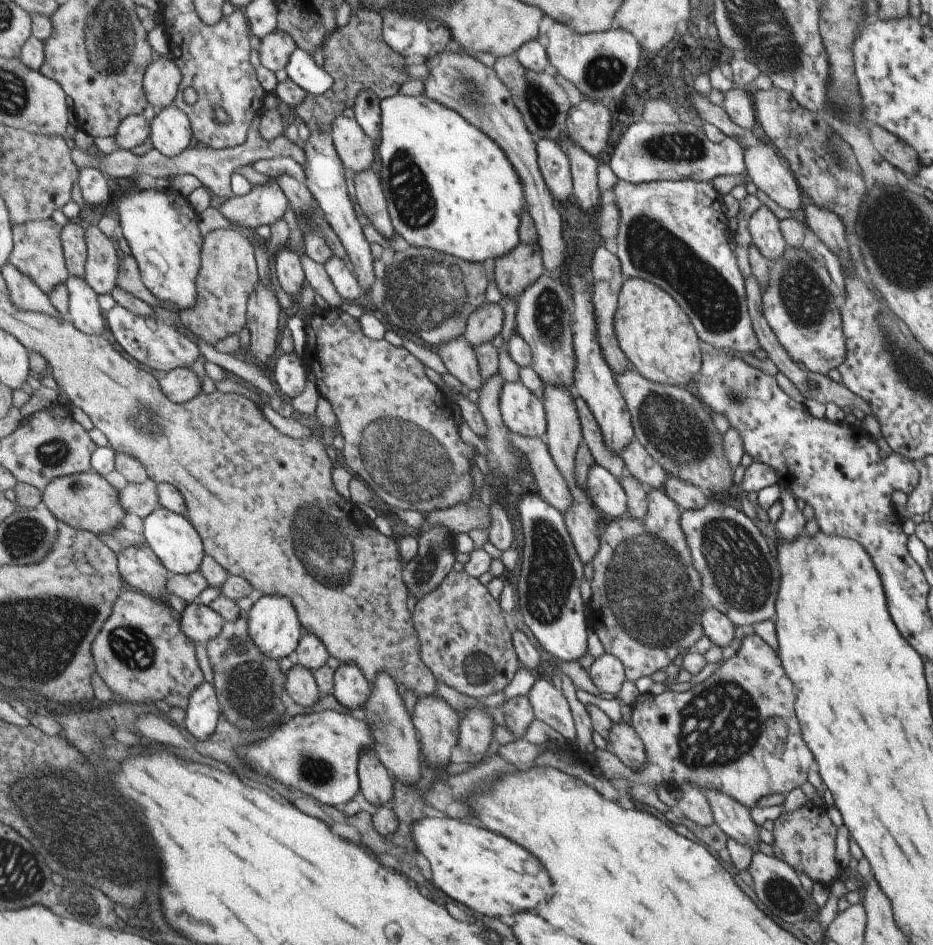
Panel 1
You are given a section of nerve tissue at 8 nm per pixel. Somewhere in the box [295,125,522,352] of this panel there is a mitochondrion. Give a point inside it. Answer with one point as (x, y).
(427, 292)

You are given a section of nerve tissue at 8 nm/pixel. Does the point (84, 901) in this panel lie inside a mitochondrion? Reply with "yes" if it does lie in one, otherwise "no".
yes

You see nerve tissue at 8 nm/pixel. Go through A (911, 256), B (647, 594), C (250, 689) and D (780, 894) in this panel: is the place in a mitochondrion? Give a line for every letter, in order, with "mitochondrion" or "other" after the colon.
A: mitochondrion
B: mitochondrion
C: mitochondrion
D: mitochondrion

